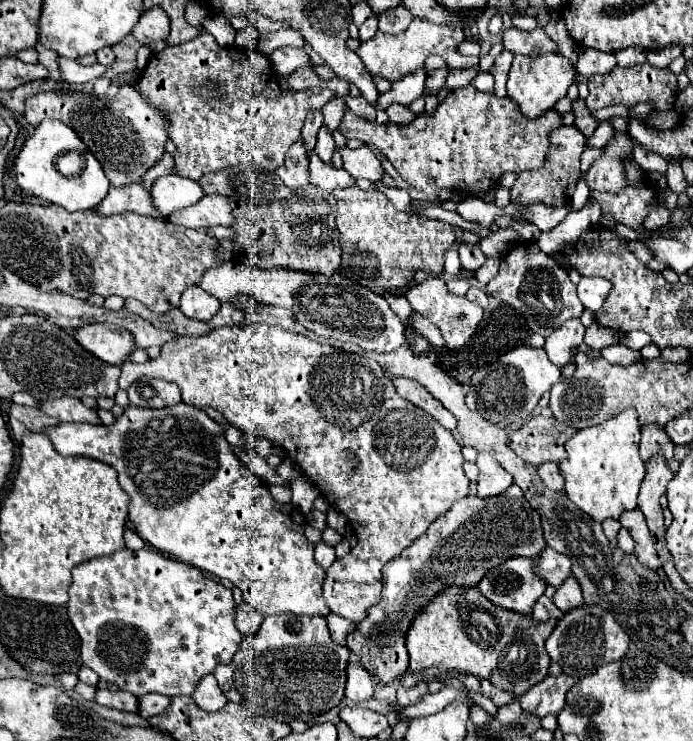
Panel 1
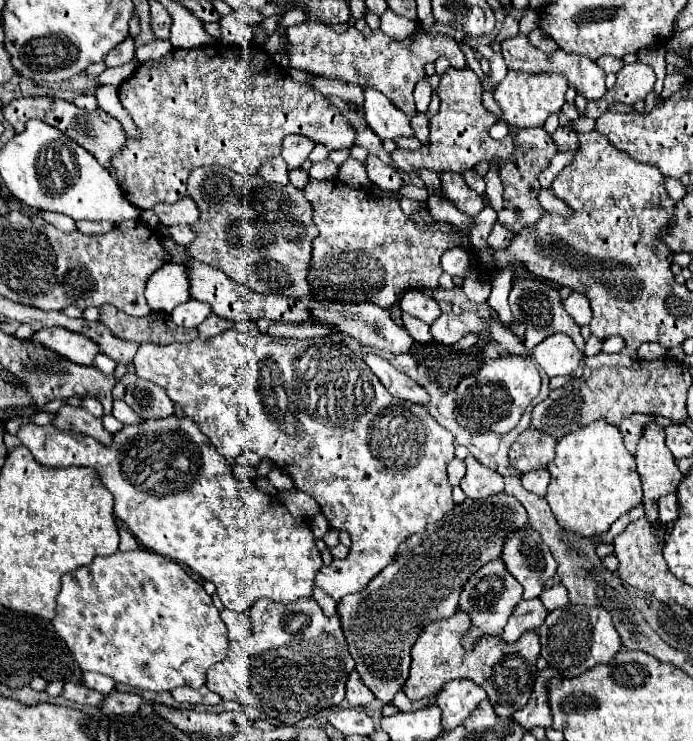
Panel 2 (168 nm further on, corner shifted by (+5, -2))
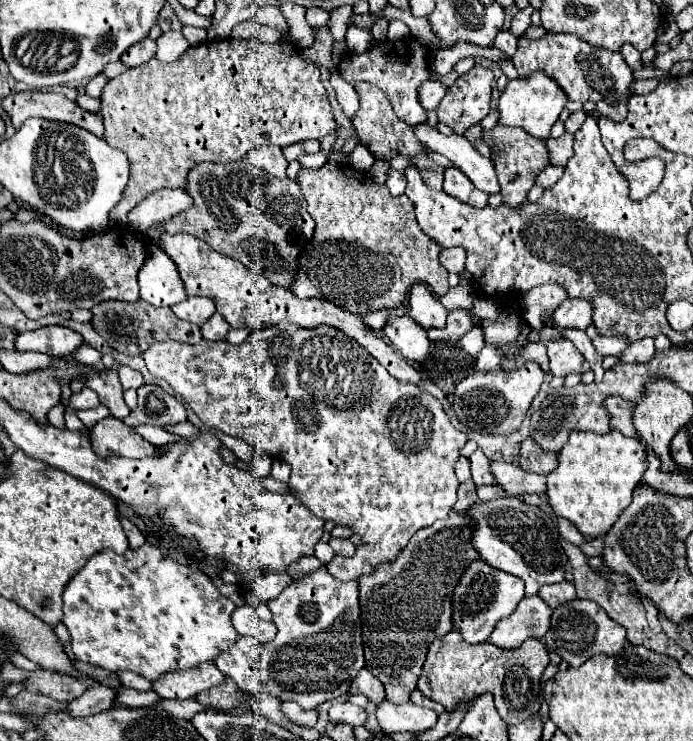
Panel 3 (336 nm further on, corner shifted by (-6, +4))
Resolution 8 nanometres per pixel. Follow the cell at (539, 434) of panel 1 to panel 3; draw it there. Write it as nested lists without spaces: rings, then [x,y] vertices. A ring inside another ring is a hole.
[[[527,437],[521,443],[519,451],[519,467],[525,471],[535,471],[535,473],[551,473],[557,465],[557,453],[547,453],[541,445],[535,445],[531,437]]]

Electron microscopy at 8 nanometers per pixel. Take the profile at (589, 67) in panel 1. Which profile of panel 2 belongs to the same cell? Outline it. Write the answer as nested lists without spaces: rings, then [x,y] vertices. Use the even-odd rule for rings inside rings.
[[[604,55],[604,57],[600,57],[598,61],[596,61],[596,65],[600,65],[606,73],[618,73],[620,69],[622,69],[622,59],[618,59],[618,57],[612,57],[612,55]]]

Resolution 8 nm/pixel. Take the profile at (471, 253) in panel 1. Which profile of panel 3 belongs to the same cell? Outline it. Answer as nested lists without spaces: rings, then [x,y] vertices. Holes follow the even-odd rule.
[[[451,247],[451,249],[443,249],[439,259],[449,273],[463,273],[465,271],[465,257],[467,257],[465,249]]]

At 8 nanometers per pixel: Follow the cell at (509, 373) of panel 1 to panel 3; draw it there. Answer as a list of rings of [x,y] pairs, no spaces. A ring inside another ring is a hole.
[[[527,361],[525,367],[513,371],[487,371],[487,373],[473,373],[463,379],[455,389],[453,409],[461,423],[491,435],[507,435],[521,427],[533,399],[539,393],[543,383],[543,369],[535,361]]]

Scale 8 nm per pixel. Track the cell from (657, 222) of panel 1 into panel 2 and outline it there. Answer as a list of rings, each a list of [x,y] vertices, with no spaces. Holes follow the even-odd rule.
[[[542,189],[538,195],[540,195],[540,197],[538,197],[540,207],[542,207],[544,211],[548,211],[548,213],[558,213],[558,215],[570,215],[570,213],[572,213],[572,209],[568,209],[568,207],[564,205],[564,201],[560,201],[558,197],[554,197],[552,189]]]

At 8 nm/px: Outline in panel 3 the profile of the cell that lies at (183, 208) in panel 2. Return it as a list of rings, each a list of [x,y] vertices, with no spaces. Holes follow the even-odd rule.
[[[161,189],[151,193],[129,213],[129,225],[145,233],[155,223],[171,219],[183,209],[191,209],[191,195],[185,189]]]

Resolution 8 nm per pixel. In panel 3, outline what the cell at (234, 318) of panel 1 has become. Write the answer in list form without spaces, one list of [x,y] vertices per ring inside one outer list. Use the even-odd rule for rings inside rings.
[[[215,313],[203,327],[203,339],[207,341],[219,341],[219,339],[227,339],[227,333],[231,331],[231,325],[227,325],[227,321],[223,321],[223,317],[219,317],[219,313]]]

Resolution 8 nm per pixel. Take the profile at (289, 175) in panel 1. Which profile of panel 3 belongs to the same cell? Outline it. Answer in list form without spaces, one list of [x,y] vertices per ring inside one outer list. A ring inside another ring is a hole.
[[[275,145],[253,149],[253,151],[247,153],[247,157],[255,167],[265,169],[269,175],[275,175],[275,177],[285,177],[287,175],[285,169],[287,169],[289,161],[285,159],[283,149],[279,149]]]

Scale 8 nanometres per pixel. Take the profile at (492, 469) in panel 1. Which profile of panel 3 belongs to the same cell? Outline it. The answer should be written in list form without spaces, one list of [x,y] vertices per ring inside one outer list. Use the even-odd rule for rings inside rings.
[[[477,449],[469,457],[469,461],[471,461],[471,473],[473,473],[475,485],[495,485],[495,477],[491,477],[491,463],[481,449]]]

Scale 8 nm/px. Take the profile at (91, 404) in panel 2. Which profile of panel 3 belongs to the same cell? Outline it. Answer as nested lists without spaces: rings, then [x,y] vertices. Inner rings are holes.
[[[83,387],[83,391],[81,391],[81,393],[71,395],[71,403],[69,403],[69,405],[71,405],[71,407],[75,407],[75,409],[95,409],[95,407],[99,407],[99,405],[101,405],[101,401],[95,397],[93,389]]]

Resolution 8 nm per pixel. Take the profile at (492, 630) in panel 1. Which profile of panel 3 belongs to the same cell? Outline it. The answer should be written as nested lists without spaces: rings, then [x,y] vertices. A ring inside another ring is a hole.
[[[453,629],[429,645],[417,689],[425,697],[441,703],[445,709],[453,709],[461,699],[493,693],[501,719],[507,725],[515,725],[539,711],[539,681],[547,665],[549,651],[539,639],[531,637],[519,649],[499,649],[495,645],[475,649],[463,641],[457,629]]]

